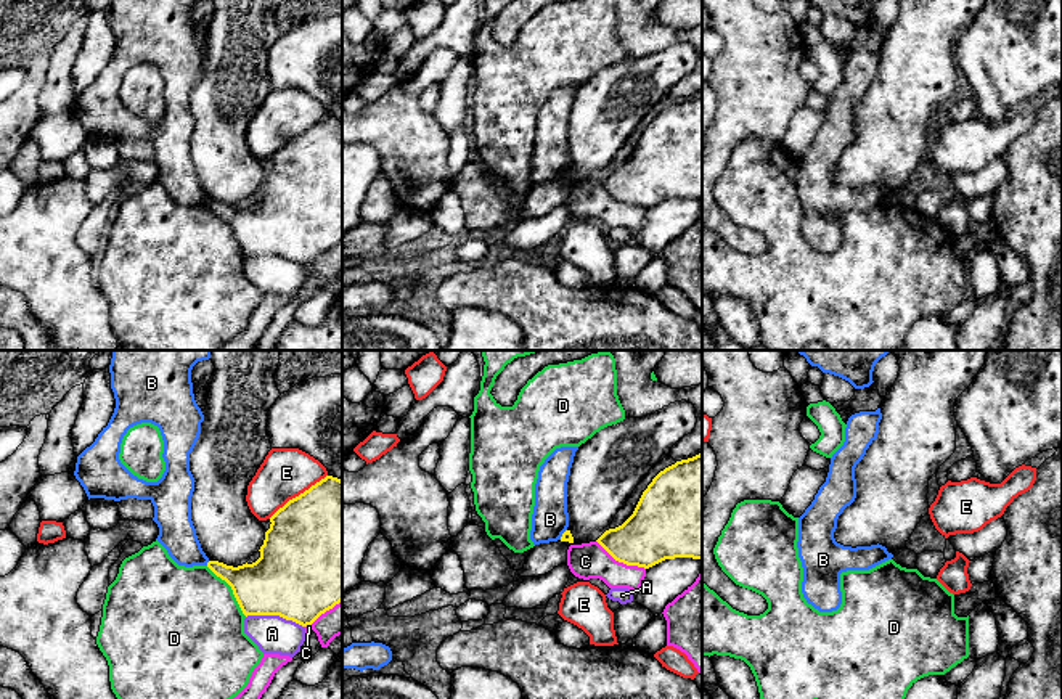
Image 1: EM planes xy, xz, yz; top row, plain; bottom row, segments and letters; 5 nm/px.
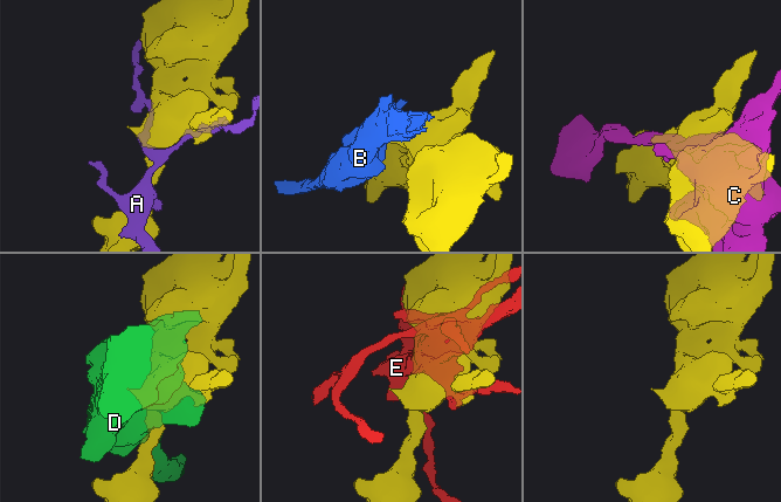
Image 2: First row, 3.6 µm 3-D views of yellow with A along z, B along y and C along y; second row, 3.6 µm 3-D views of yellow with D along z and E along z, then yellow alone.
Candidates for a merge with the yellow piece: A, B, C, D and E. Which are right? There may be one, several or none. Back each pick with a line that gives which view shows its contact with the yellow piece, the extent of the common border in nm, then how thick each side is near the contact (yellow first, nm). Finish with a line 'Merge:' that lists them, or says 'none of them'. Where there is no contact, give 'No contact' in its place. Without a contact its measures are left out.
Merge: none of them

